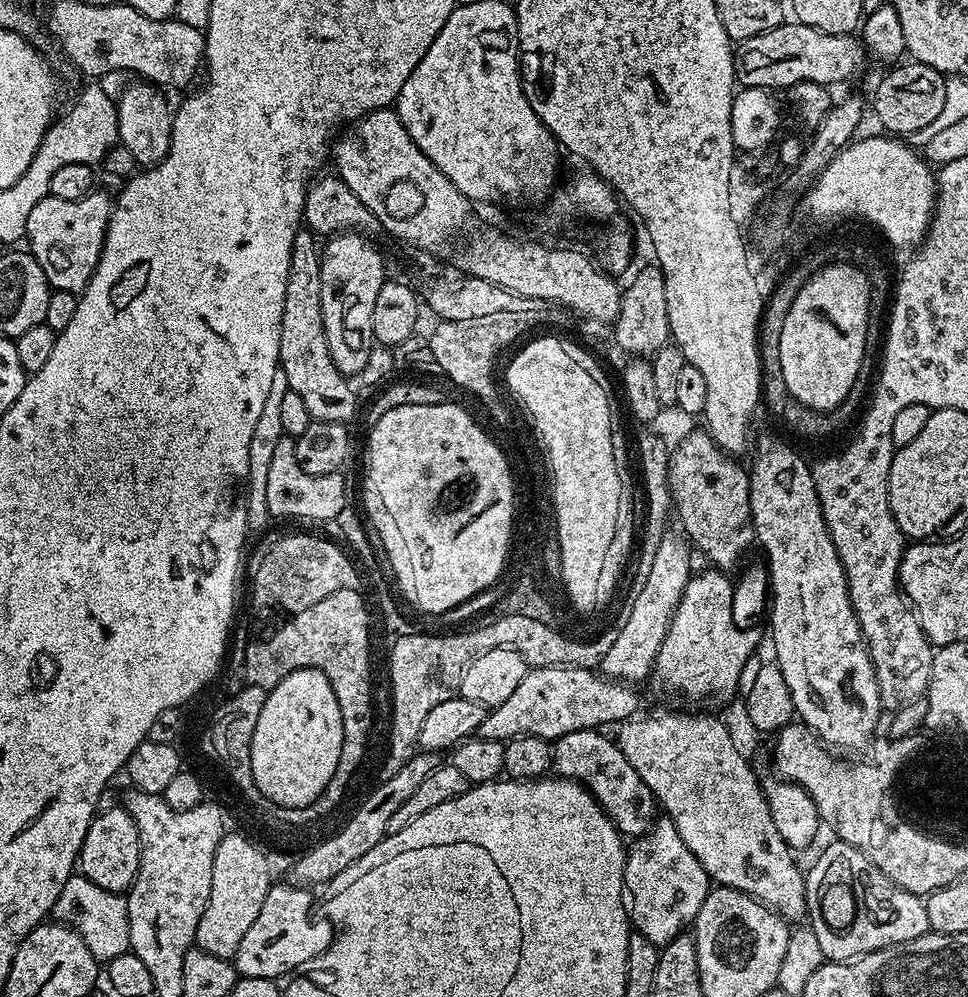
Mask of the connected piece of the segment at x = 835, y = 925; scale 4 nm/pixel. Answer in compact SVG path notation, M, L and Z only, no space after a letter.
M833 839L831 843L832 844L825 846L824 853L813 862L812 869L807 869L804 877L804 893L806 894L806 902L808 903L807 919L810 921L814 938L818 938L818 946L822 946L822 954L824 955L825 961L847 962L849 960L855 960L857 956L864 956L867 952L873 952L879 948L890 948L893 944L905 944L914 938L923 936L925 932L929 931L926 910L924 909L925 901L921 899L921 897L910 894L906 890L902 890L901 888L897 888L896 885L891 884L887 878L867 860L863 852L860 852L854 846L850 846L844 843L844 841L837 839Z

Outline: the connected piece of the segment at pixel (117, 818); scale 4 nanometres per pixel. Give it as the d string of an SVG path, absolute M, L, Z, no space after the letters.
M123 806L107 811L106 814L97 813L90 822L90 830L86 830L86 838L82 842L78 857L79 875L102 886L102 890L124 894L132 887L139 865L140 835L138 826L134 826L134 818L130 818Z

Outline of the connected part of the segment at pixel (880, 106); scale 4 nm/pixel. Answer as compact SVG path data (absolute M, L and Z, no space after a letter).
M900 62L893 72L888 72L880 80L876 93L870 100L870 108L876 111L876 120L883 131L895 134L900 138L911 137L912 133L922 130L922 126L930 126L938 113L942 111L942 101L946 99L946 77L944 73L934 70L925 64Z

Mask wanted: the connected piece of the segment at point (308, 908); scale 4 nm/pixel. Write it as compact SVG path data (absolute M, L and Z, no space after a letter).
M273 883L266 894L266 902L262 902L262 910L258 910L258 918L254 918L250 930L246 930L242 946L238 946L234 957L236 971L241 977L267 980L287 977L300 970L302 962L310 962L333 947L333 925L312 917L312 896L308 893L311 891L304 886L288 884Z

